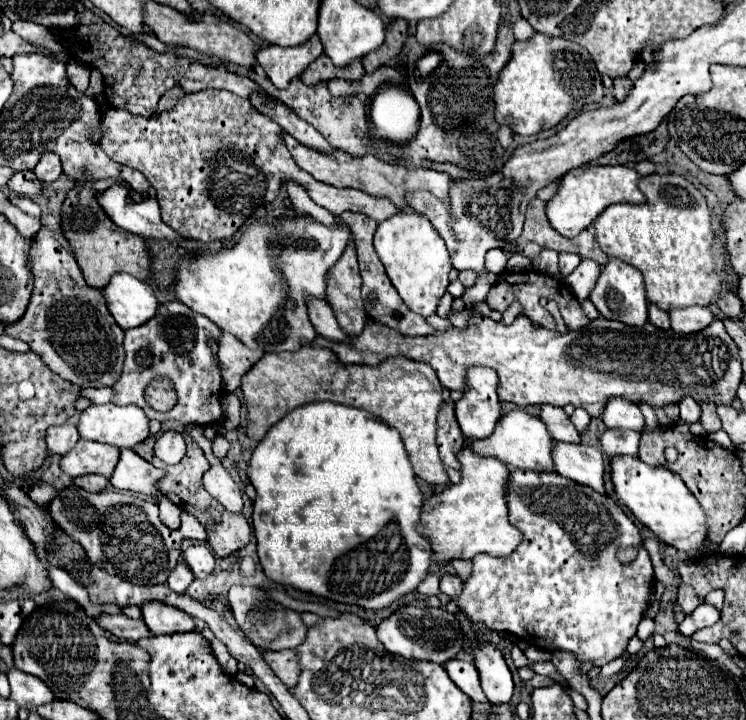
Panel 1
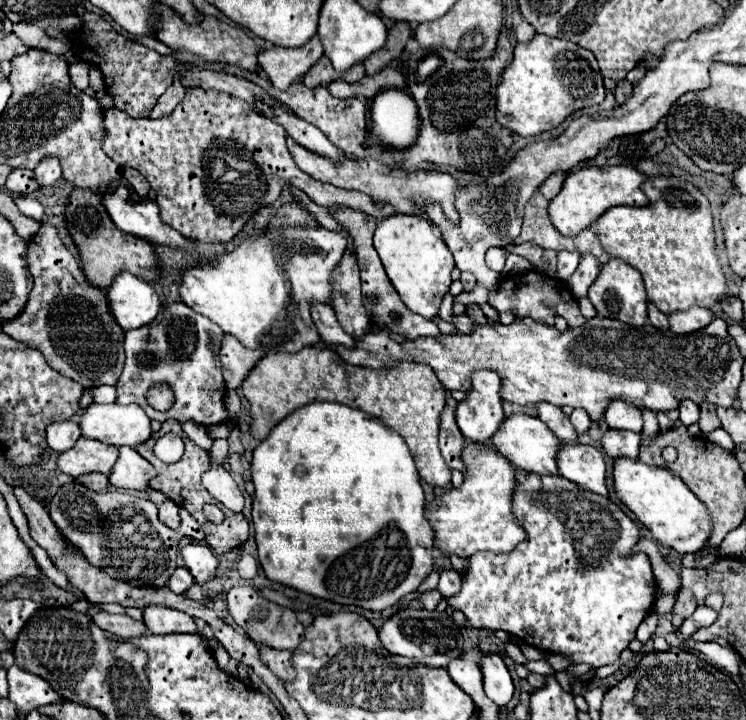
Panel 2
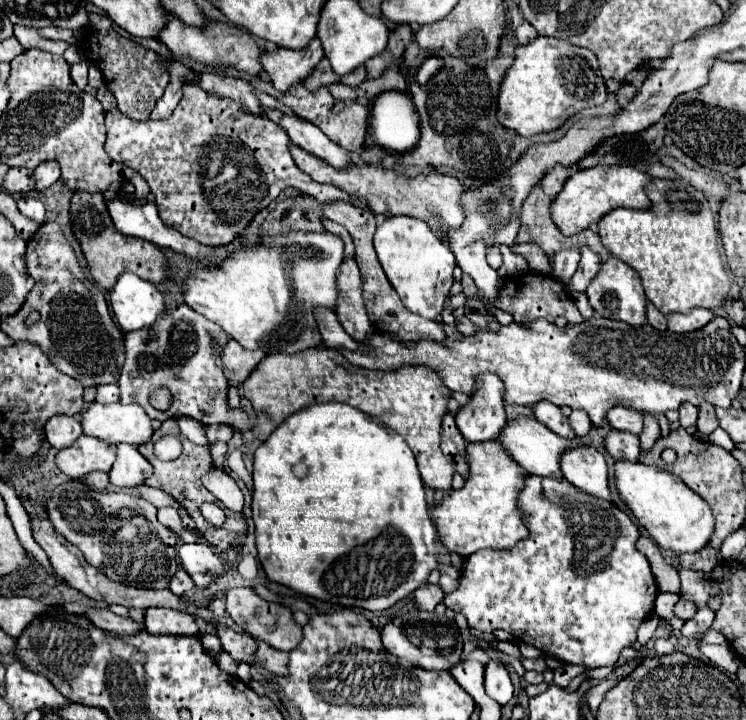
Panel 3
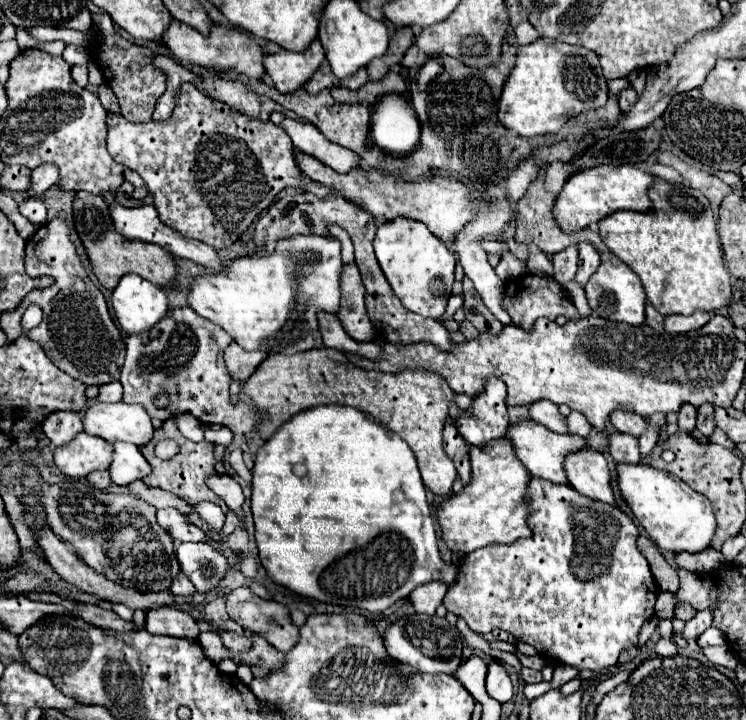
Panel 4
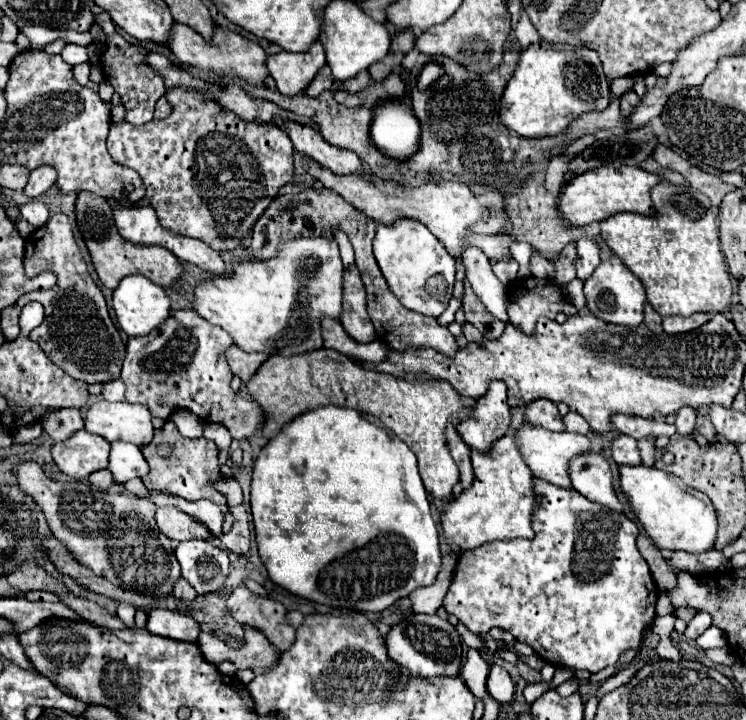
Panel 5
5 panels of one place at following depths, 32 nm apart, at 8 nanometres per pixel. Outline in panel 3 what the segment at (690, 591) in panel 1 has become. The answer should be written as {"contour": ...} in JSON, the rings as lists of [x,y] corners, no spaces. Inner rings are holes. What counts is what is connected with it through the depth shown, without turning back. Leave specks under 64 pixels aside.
{"contour":[[[680,596],[680,600],[676,602],[676,606],[674,606],[674,614],[678,616],[678,618],[682,618],[682,620],[688,620],[688,618],[692,618],[694,616],[694,612],[696,612],[696,606],[694,606],[694,602],[692,600],[684,600],[682,596]]]}

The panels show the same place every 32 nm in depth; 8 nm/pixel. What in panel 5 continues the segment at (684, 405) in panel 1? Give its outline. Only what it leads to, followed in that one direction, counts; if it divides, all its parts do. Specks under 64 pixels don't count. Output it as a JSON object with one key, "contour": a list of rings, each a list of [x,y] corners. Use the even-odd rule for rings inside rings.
{"contour":[[[690,406],[680,408],[680,412],[676,414],[676,428],[678,428],[678,434],[682,434],[682,436],[692,434],[694,422],[696,422],[696,410],[690,408]]]}

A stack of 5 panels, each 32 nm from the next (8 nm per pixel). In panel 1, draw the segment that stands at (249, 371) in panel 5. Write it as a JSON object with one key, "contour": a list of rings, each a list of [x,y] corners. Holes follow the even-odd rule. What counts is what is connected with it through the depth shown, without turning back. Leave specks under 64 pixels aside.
{"contour":[[[220,332],[218,336],[218,364],[222,370],[222,384],[226,392],[240,388],[242,376],[260,360],[262,350],[246,348],[230,332]]]}

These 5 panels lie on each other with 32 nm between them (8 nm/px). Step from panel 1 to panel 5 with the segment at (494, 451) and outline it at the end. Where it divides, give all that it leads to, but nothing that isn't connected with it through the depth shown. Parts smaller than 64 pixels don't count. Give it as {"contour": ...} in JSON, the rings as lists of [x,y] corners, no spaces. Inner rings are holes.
{"contour":[[[524,422],[518,430],[514,430],[516,436],[516,446],[526,462],[526,466],[532,470],[532,474],[536,478],[542,478],[550,484],[562,486],[562,488],[572,488],[570,480],[568,480],[568,460],[580,452],[588,452],[590,440],[586,436],[580,434],[570,434],[570,432],[552,432],[552,430],[544,430],[540,426],[532,426],[528,422]]]}

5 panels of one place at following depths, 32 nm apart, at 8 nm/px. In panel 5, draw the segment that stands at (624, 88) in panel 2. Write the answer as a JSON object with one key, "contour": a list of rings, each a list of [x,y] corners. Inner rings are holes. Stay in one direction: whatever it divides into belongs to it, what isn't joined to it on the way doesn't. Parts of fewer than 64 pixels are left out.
{"contour":[[[634,90],[624,92],[624,94],[620,96],[620,110],[624,112],[624,116],[630,116],[632,108],[634,108],[638,102],[640,102],[640,98],[638,98],[638,94],[636,94]]]}

